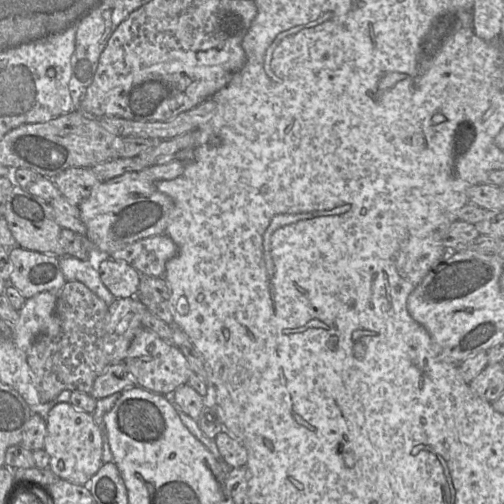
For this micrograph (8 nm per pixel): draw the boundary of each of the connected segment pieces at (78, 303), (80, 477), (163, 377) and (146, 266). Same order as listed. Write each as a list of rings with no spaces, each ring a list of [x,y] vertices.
[[[66,281],[58,293],[56,302],[56,315],[61,326],[60,335],[56,338],[40,335],[27,350],[27,363],[42,402],[55,399],[63,390],[90,394],[95,379],[110,365],[103,343],[107,311],[108,305],[82,282]]]
[[[70,402],[52,407],[46,418],[44,450],[49,455],[49,468],[60,479],[76,485],[87,485],[102,466],[102,436],[92,414],[76,409]]]
[[[144,327],[133,338],[123,362],[136,386],[162,395],[173,394],[179,386],[187,384],[192,373],[195,373],[177,346],[166,343],[157,334]]]
[[[163,233],[138,240],[112,252],[108,257],[127,262],[141,275],[163,277],[166,263],[177,253],[175,242]]]

